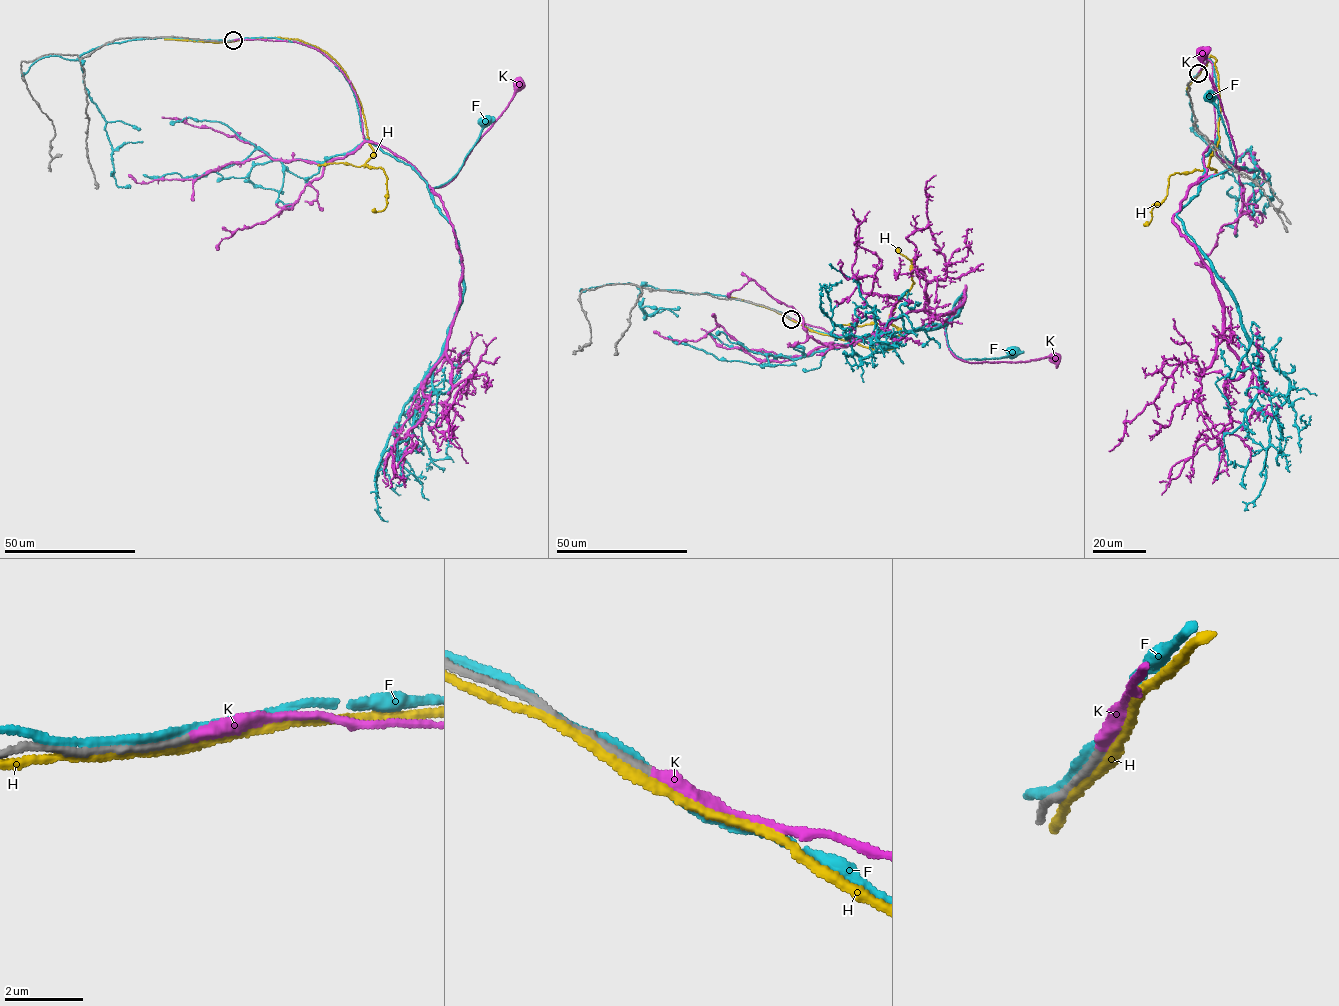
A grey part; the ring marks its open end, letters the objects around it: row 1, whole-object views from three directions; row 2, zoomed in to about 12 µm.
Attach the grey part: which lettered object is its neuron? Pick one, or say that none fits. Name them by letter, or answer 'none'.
K

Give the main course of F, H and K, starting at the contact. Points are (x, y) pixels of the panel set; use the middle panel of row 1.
F: (787, 316), (813, 330), (886, 346), (893, 337), (947, 320), (947, 344), (961, 359), (1012, 352)
H: (787, 316), (864, 346), (896, 347), (898, 329), (889, 313), (914, 282), (912, 260), (896, 248)
K: (791, 318), (881, 344), (895, 342), (893, 332), (943, 327), (950, 318), (949, 350), (966, 362), (1055, 358)

